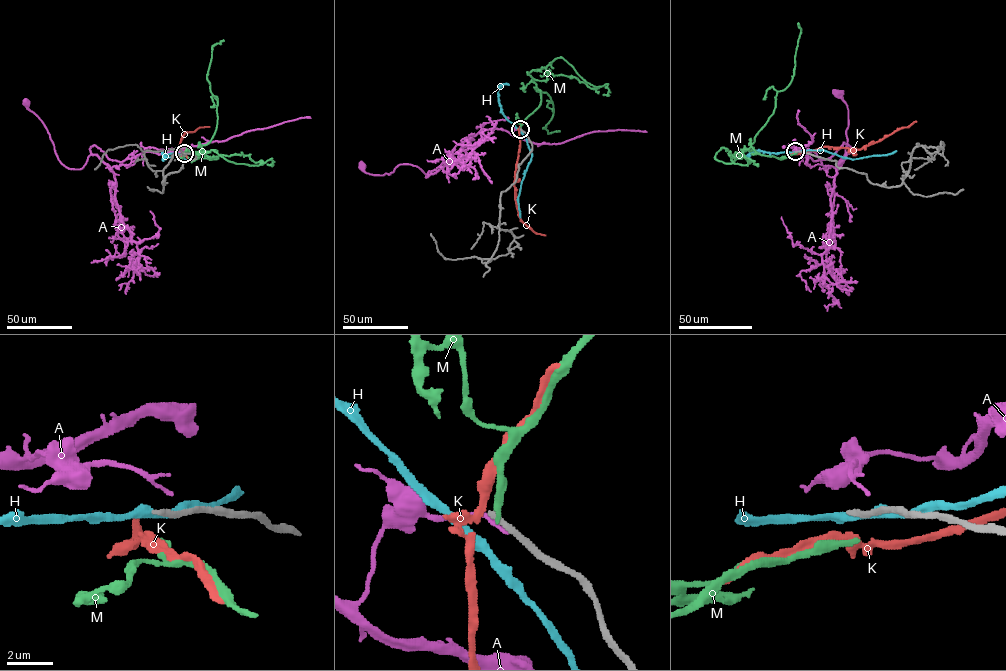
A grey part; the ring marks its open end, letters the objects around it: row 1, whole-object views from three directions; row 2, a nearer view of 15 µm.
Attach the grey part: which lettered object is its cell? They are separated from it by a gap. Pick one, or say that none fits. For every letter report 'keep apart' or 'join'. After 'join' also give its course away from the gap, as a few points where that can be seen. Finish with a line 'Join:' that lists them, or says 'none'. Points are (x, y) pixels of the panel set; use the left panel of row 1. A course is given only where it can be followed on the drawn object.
A: keep apart
H: keep apart
K: keep apart
M: keep apart
Join: none

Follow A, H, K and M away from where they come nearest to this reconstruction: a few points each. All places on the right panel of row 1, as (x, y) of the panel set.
A: (796, 150), (825, 159), (844, 142), (850, 147), (843, 162), (836, 169), (847, 141), (847, 106), (839, 93)
H: (797, 151), (823, 150), (854, 159), (896, 151)
K: (795, 153), (823, 146), (860, 149), (916, 121)
M: (795, 153), (779, 158), (751, 146), (733, 161), (724, 147), (715, 158), (747, 165), (749, 159), (738, 150)

